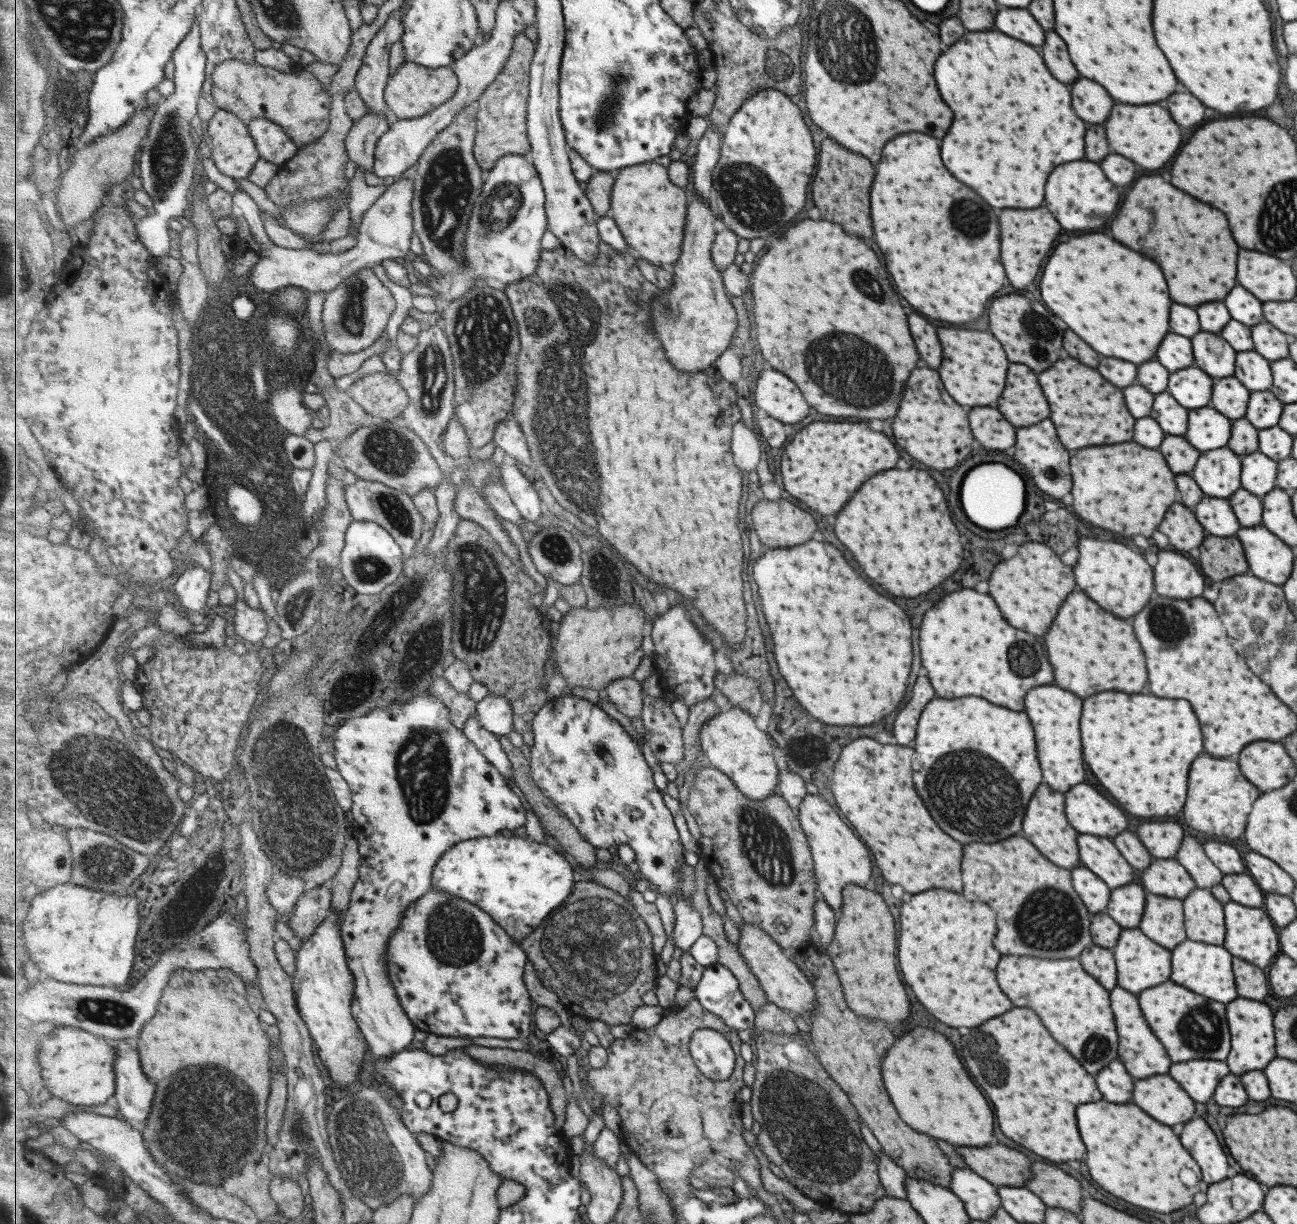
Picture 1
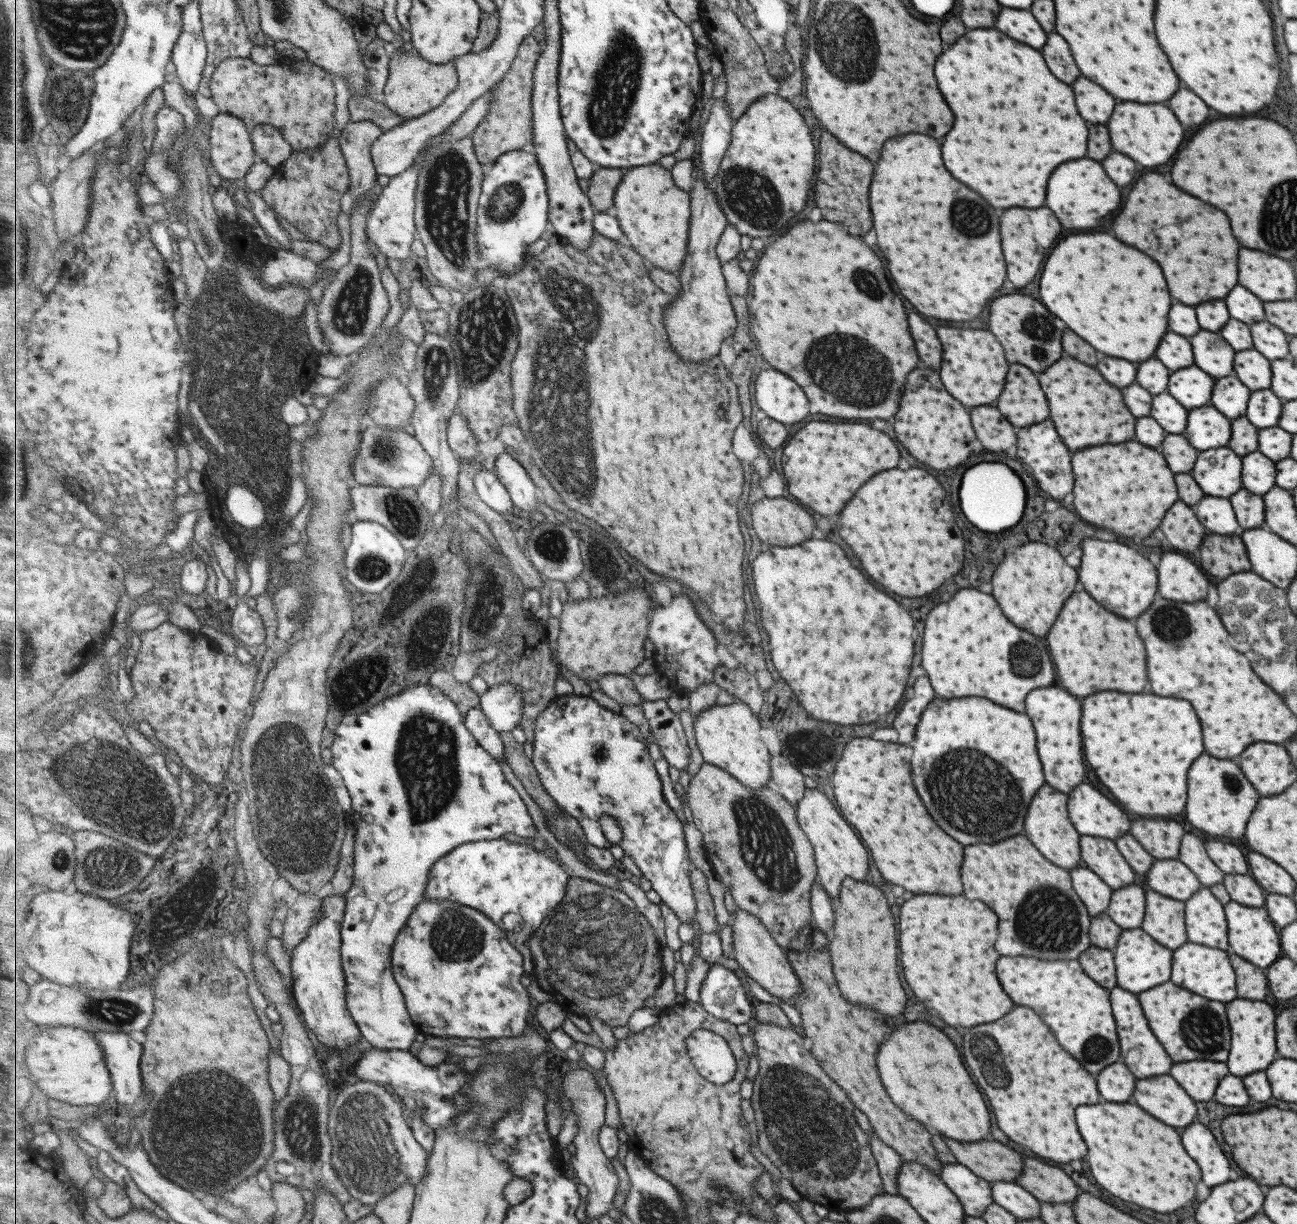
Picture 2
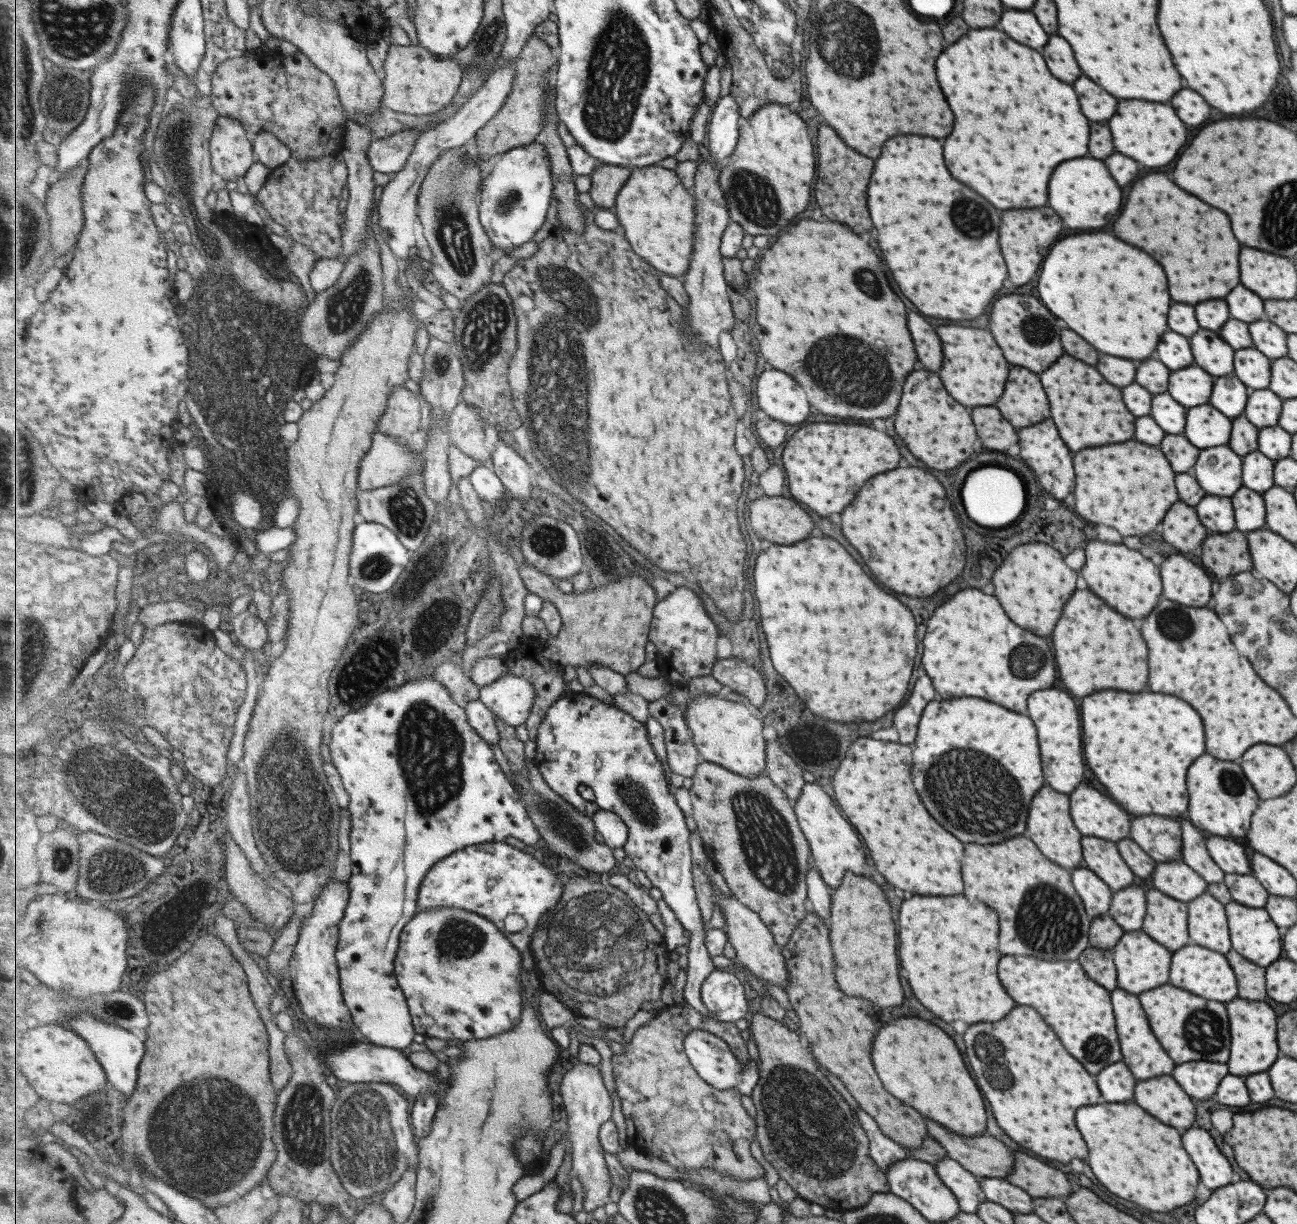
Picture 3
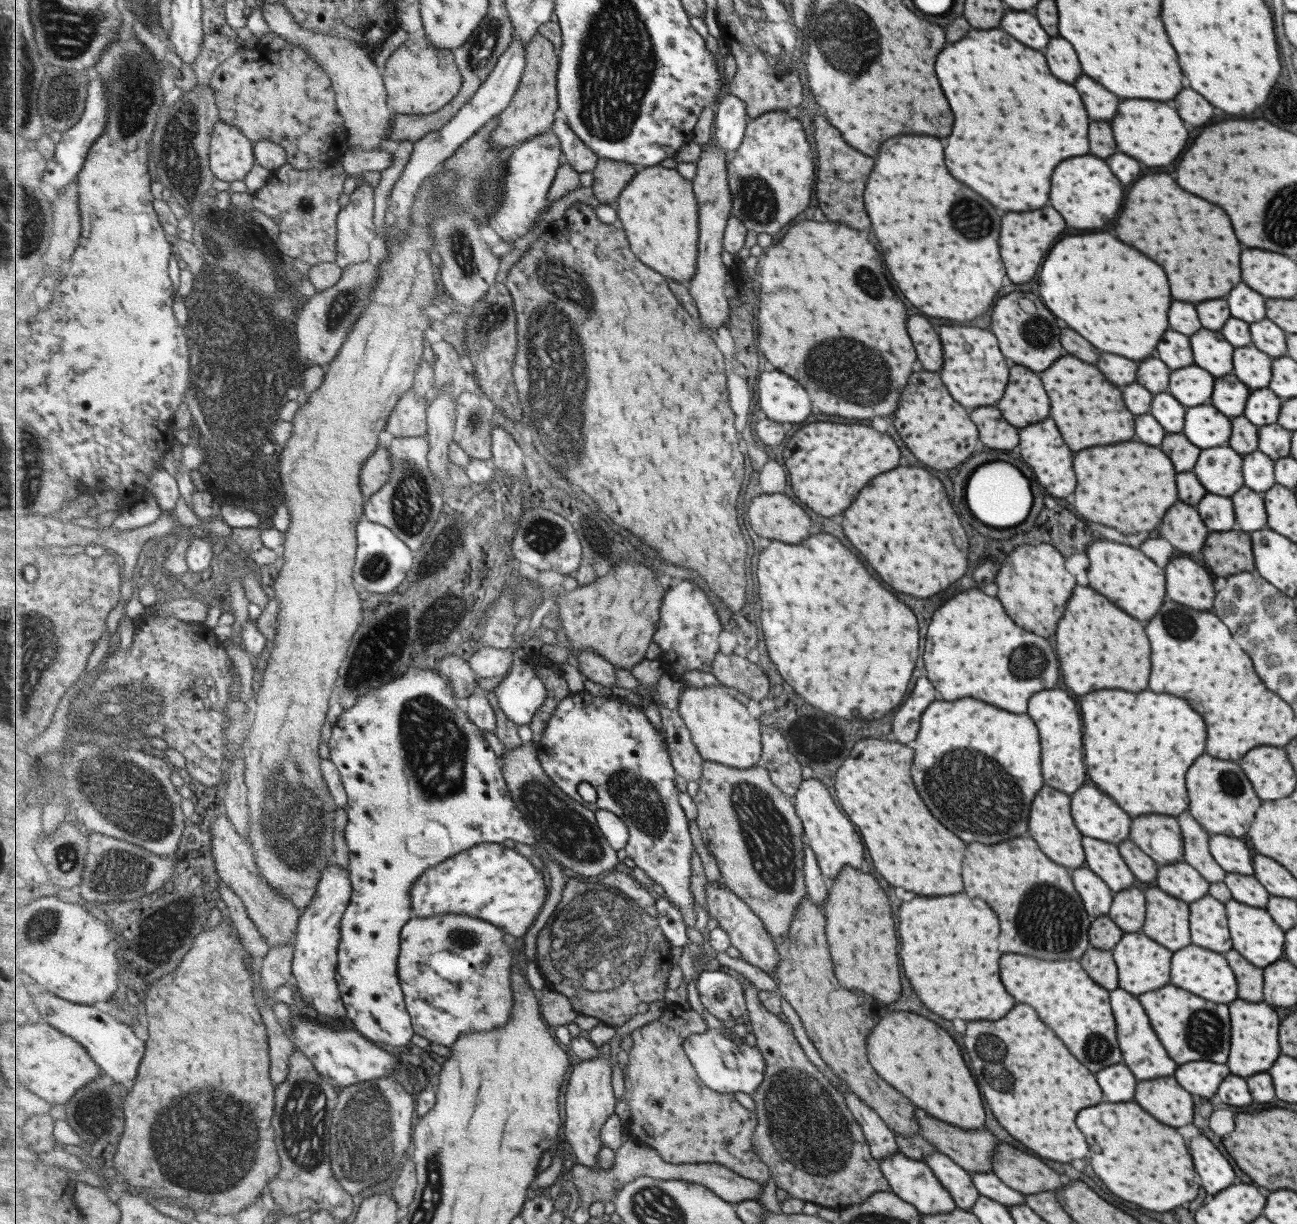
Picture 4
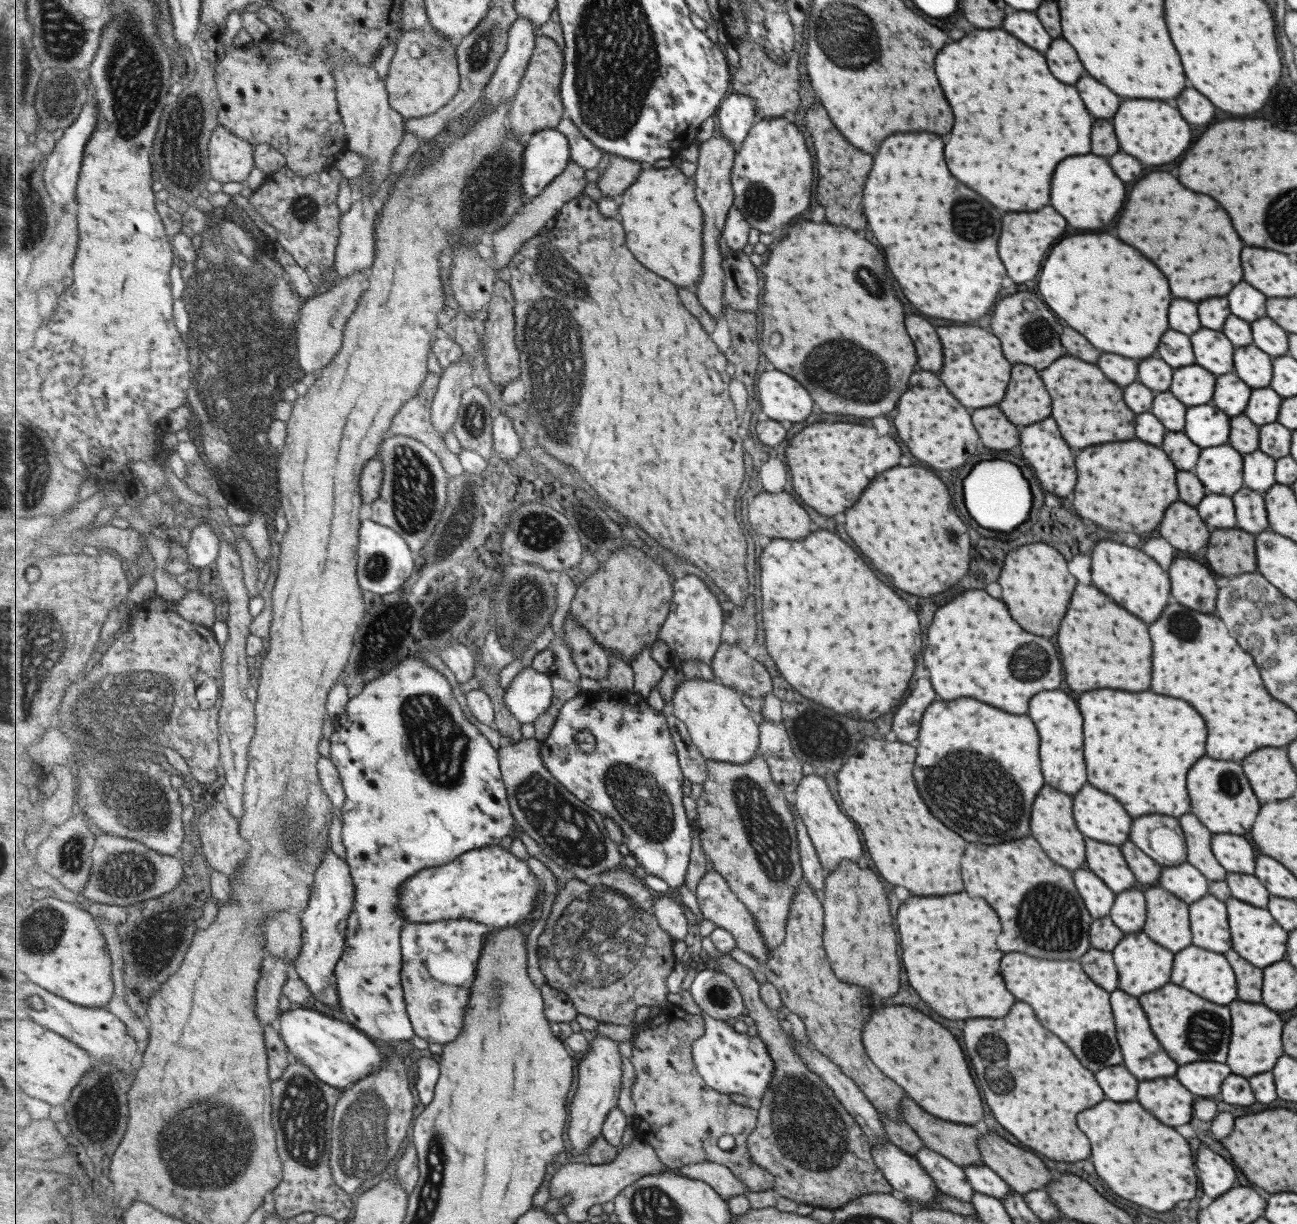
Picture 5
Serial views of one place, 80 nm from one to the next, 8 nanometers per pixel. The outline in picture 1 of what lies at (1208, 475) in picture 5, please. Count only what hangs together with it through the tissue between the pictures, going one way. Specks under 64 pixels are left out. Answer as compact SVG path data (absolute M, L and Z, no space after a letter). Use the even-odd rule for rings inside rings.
M1226 446L1201 452L1191 476L1205 496L1228 500L1240 487L1240 456Z

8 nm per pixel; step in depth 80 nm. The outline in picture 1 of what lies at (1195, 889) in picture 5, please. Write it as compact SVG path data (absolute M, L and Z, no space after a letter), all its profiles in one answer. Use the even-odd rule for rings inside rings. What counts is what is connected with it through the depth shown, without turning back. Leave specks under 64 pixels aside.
M1174 859L1152 860L1141 872L1141 886L1145 893L1183 900L1196 886L1193 879Z

